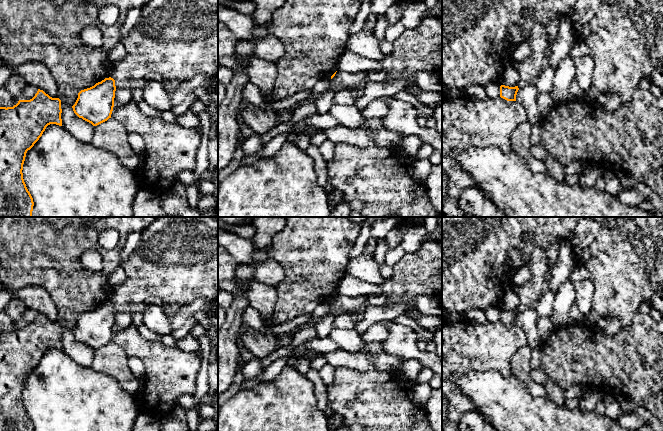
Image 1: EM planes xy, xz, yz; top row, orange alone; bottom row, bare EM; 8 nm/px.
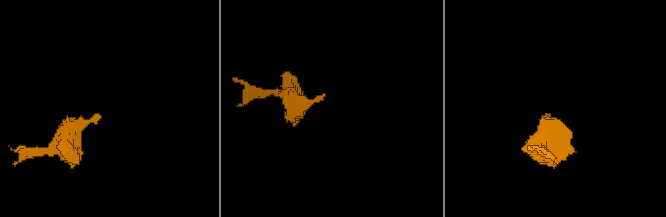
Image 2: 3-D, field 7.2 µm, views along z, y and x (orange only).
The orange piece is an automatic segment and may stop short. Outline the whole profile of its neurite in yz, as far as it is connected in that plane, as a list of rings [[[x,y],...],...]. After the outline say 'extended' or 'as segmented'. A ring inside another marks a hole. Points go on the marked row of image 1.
[[[505,85],[500,86],[500,97],[507,101],[516,101],[516,95],[519,88],[518,86],[509,87]]]; as segmented

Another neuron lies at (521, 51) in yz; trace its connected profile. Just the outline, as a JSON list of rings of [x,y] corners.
[[[524,41],[517,46],[515,46],[512,52],[512,60],[518,64],[524,61],[531,53],[530,45]]]

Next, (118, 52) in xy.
[[[118,42],[108,51],[108,59],[115,63],[126,57],[126,49],[122,42]]]

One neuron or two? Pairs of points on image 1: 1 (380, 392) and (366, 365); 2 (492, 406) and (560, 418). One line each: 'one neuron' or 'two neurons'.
1: two neurons
2: one neuron

